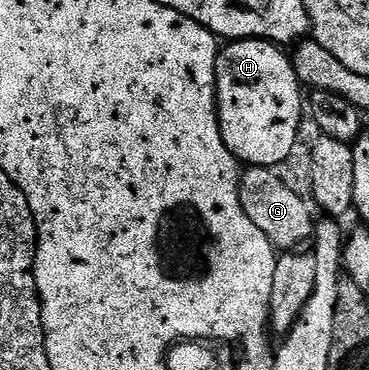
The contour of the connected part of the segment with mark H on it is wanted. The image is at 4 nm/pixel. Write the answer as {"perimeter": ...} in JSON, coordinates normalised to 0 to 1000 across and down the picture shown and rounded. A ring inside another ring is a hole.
{"perimeter":[[[631,108],[593,132],[585,157],[585,305],[596,311],[602,373],[653,446],[748,459],[762,451],[756,443],[789,427],[802,400],[802,365],[813,357],[813,311],[829,303],[829,270],[813,262],[813,249],[816,222],[783,143],[767,127],[724,108]]]}

